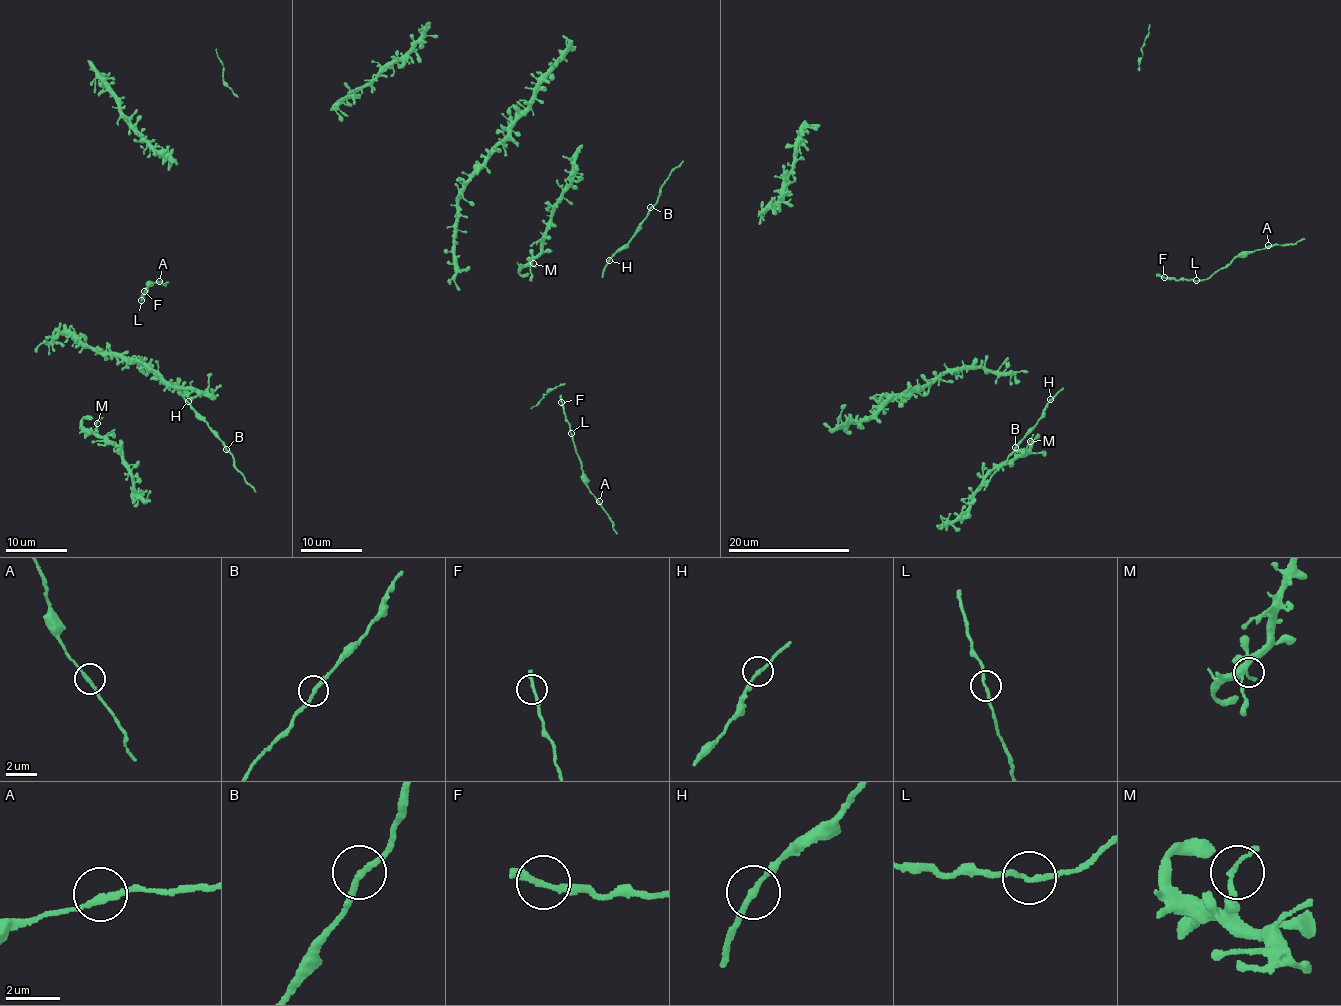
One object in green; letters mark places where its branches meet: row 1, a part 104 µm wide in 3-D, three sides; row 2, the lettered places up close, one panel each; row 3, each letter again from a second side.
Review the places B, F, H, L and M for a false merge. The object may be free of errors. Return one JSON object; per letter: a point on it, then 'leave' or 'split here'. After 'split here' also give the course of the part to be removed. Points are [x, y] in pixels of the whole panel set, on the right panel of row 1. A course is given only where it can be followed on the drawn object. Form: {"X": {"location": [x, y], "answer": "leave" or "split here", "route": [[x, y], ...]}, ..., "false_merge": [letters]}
{"B": {"location": [1015, 447], "answer": "leave"}, "F": {"location": [1164, 277], "answer": "leave"}, "H": {"location": [1050, 399], "answer": "leave"}, "L": {"location": [1196, 280], "answer": "leave"}, "M": {"location": [1030, 441], "answer": "leave"}, "false_merge": []}

